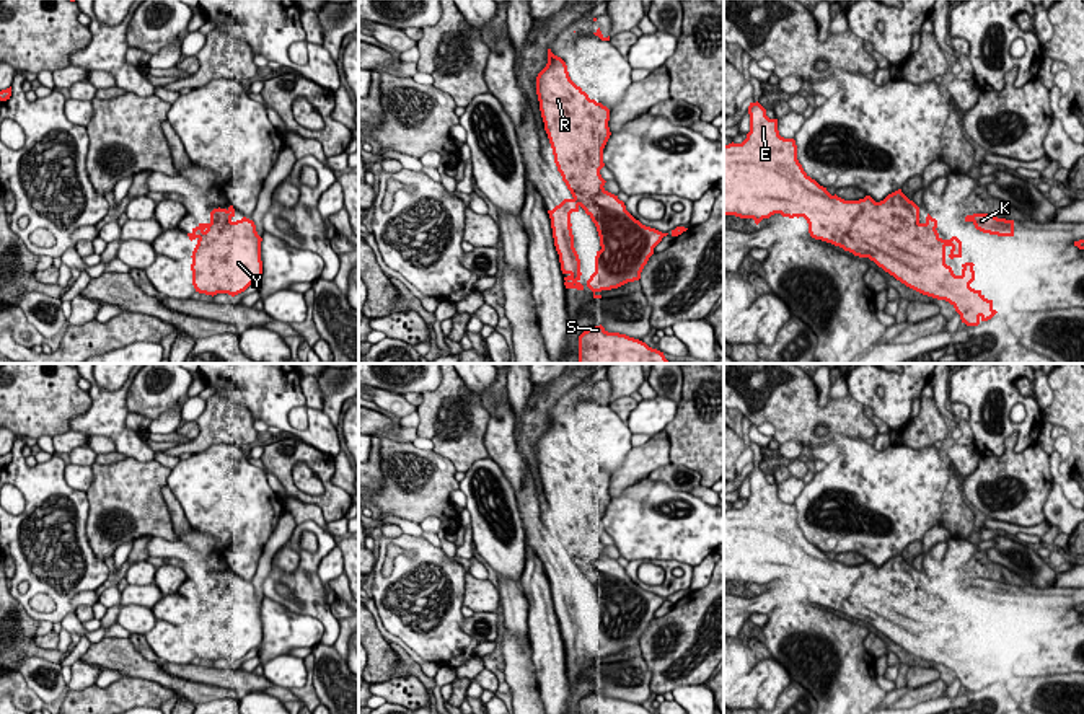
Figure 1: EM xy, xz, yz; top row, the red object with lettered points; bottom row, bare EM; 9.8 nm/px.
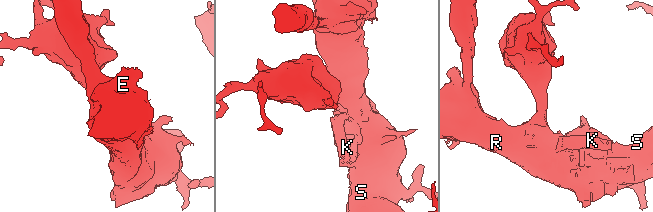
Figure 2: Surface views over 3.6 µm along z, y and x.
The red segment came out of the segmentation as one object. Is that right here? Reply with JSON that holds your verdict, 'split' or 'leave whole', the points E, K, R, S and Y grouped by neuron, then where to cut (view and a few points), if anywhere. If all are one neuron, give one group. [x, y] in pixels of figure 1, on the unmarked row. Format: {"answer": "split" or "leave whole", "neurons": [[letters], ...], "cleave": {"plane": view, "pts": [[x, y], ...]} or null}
{"answer": "split", "neurons": [["E", "R", "S", "Y"], ["K"]], "cleave": {"plane": "xy", "pts": [[202, 595], [198, 602]]}}

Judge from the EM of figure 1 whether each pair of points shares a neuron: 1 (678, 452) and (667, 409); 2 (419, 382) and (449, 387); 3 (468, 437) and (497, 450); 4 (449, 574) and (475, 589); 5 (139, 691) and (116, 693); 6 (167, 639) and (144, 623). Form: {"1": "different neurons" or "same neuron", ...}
{"1": "different neurons", "2": "different neurons", "3": "different neurons", "4": "different neurons", "5": "same neuron", "6": "different neurons"}

